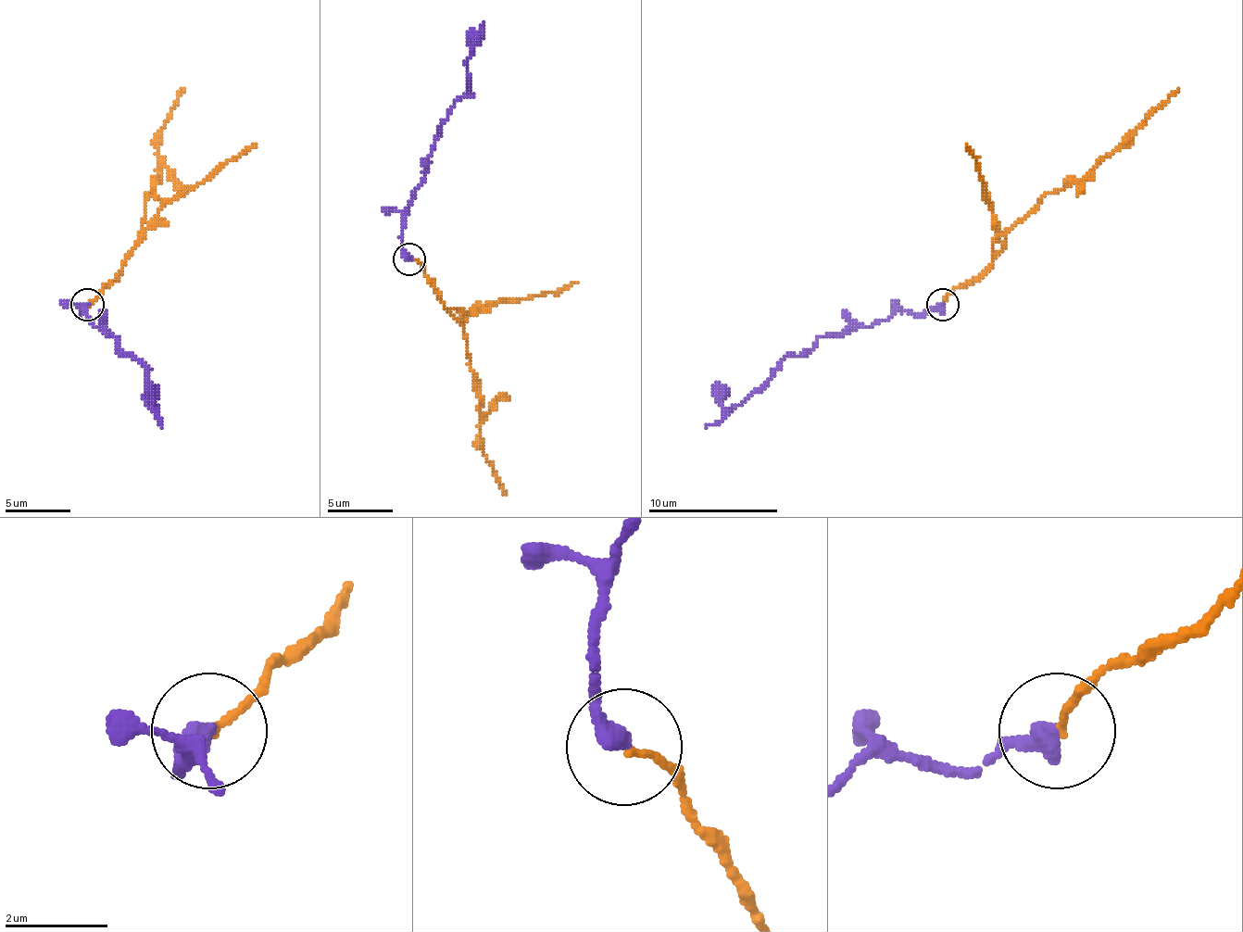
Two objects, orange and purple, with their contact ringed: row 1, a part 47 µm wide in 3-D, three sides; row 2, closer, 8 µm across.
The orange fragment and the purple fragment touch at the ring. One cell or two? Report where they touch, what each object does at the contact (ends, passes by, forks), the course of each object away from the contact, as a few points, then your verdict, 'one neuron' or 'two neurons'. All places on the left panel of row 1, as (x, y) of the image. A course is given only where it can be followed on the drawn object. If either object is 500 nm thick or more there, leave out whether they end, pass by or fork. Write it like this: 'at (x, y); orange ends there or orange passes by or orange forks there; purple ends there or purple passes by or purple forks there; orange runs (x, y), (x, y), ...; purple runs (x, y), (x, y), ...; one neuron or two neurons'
at (87, 305); orange ends there; purple ends there; orange runs (86, 307), (106, 287), (142, 235), (148, 193), (158, 180), (158, 134), (184, 89); purple runs (86, 304), (80, 313), (83, 310), (125, 356), (145, 369), (148, 405), (155, 408), (152, 382); two neurons

